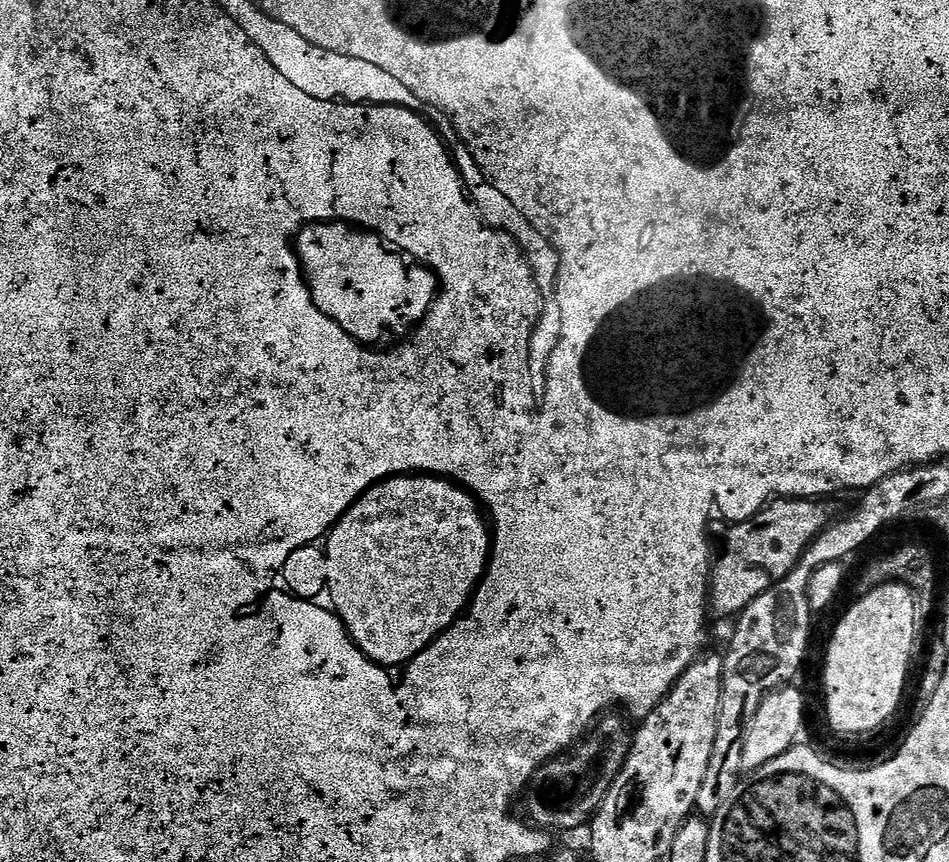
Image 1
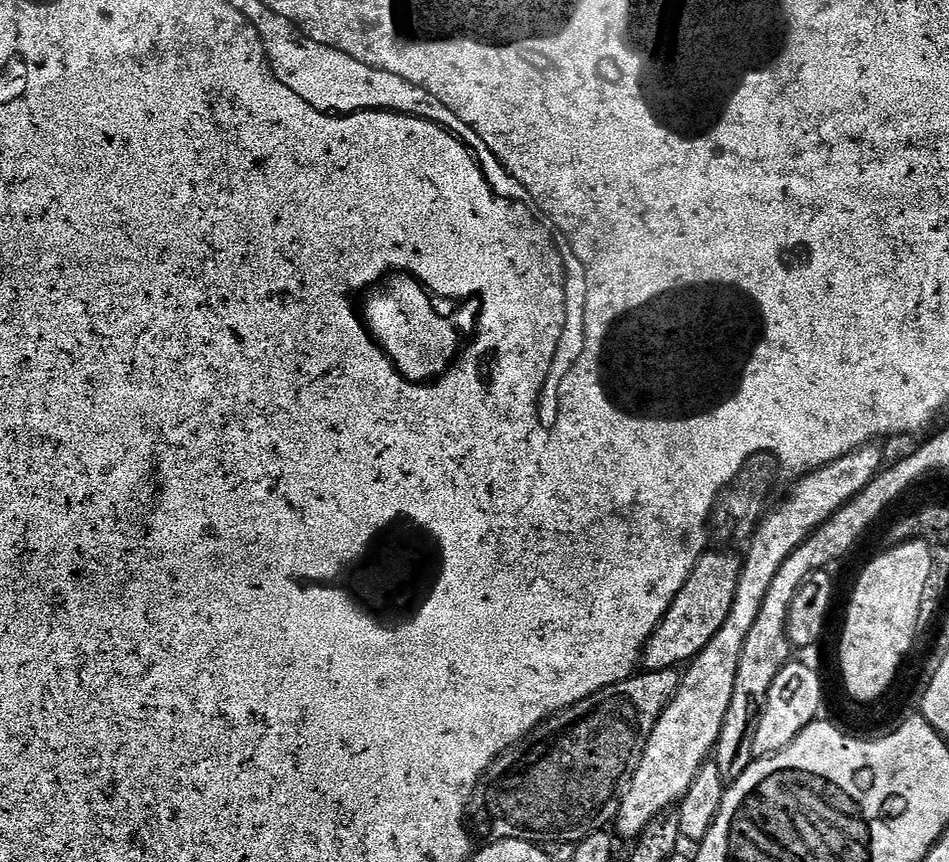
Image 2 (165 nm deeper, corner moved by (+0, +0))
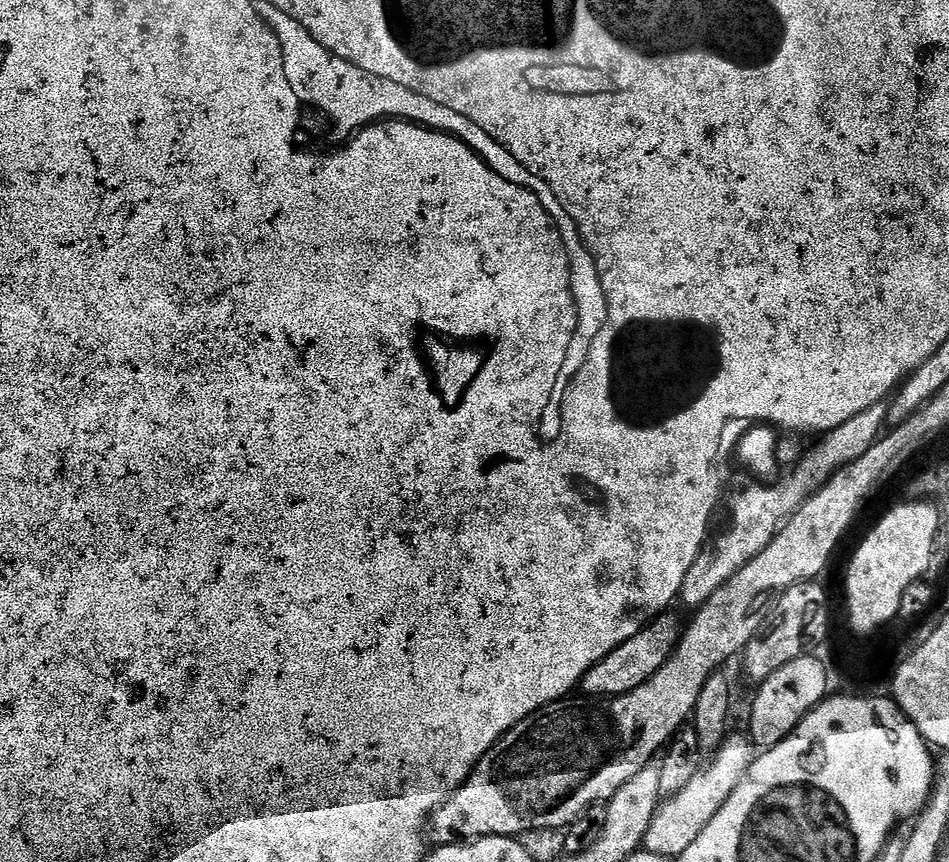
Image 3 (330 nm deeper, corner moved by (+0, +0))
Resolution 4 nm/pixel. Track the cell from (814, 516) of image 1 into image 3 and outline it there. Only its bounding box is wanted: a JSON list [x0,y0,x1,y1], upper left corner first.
[582,614,682,698]

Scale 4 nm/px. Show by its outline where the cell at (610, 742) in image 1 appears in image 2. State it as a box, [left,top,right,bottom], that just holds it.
[466,668,681,846]

